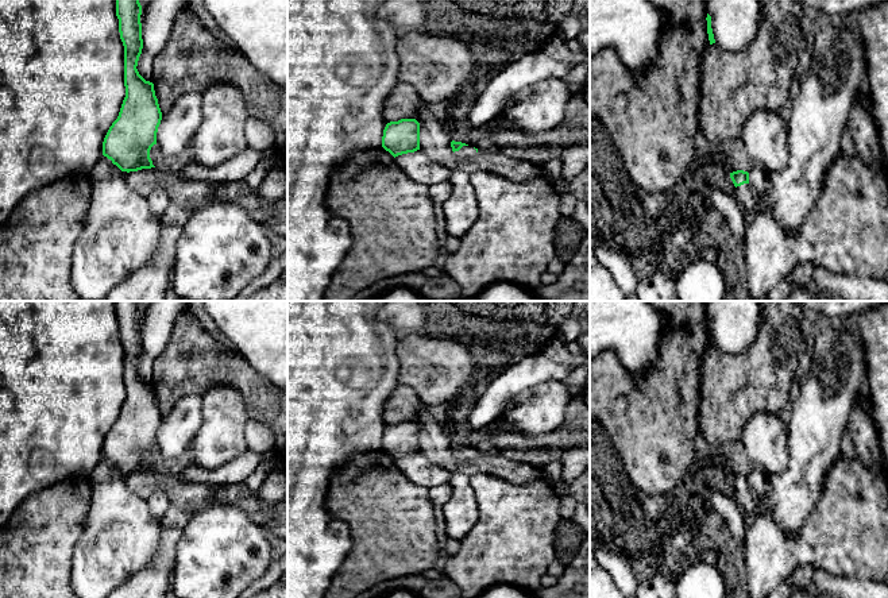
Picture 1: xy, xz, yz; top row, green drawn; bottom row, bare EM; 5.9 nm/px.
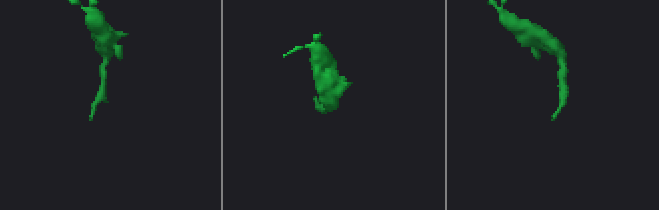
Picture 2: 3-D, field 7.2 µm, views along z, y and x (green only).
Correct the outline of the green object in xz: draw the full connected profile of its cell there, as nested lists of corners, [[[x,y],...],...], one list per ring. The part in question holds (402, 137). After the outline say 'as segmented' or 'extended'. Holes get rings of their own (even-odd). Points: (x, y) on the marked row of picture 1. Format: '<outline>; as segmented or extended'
[[[401,119],[386,124],[382,147],[394,158],[420,150],[420,123],[416,119]]]; as segmented

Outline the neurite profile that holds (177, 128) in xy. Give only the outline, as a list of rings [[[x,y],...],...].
[[[202,93],[182,94],[169,113],[162,115],[157,132],[157,146],[165,157],[181,153],[196,135],[202,121]]]

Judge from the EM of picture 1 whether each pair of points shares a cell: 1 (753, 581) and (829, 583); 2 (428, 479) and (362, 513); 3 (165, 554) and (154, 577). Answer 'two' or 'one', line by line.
1: two
2: two
3: one

